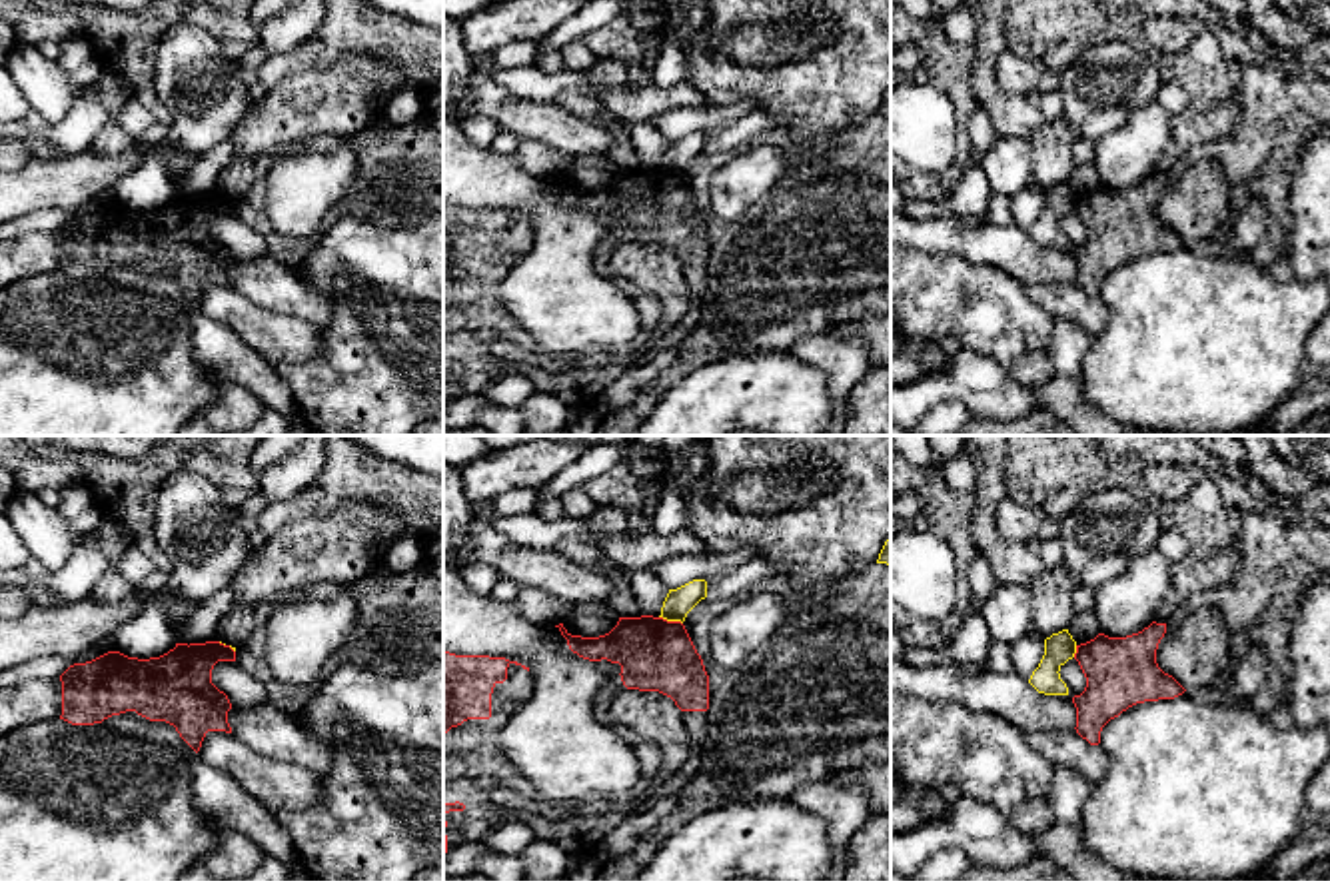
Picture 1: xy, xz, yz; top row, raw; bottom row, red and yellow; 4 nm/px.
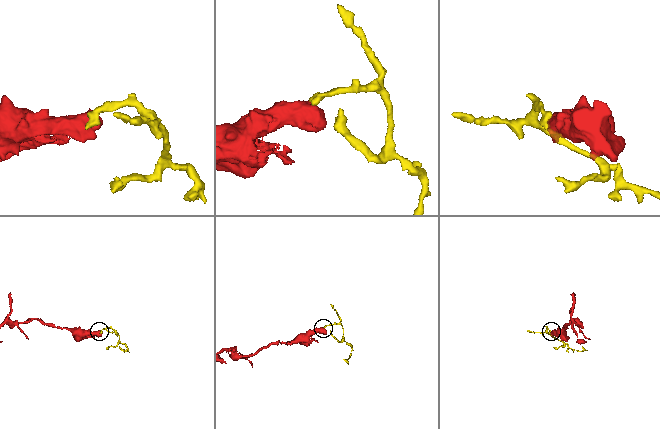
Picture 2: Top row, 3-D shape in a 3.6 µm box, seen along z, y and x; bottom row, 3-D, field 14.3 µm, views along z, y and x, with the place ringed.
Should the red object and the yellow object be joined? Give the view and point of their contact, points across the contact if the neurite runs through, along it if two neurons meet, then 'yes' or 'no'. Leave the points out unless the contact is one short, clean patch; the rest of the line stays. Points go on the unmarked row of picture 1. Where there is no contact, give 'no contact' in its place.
xz (671, 174) | no

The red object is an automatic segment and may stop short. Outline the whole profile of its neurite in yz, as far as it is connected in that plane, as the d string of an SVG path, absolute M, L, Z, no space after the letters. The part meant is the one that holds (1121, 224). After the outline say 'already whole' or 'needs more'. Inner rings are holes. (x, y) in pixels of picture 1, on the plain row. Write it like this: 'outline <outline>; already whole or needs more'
outline M1152 174L1138 186L1094 192L1076 198L1086 240L1072 250L1076 260L1076 286L1090 298L1100 296L1102 280L1136 256L1174 252L1186 242L1156 216L1156 202L1166 176Z; already whole

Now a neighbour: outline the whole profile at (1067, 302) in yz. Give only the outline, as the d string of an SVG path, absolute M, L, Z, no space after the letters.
M1076 282L1072 284L1024 284L1030 302L1054 320L1080 326L1090 338L1106 330L1108 310L1102 298L1090 298Z

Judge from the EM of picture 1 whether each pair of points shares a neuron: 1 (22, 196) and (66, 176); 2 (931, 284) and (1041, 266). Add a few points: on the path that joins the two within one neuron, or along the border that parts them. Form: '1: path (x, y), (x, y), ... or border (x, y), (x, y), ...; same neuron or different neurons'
1: path (32, 188), (56, 182); same neuron
2: border (963, 256), (973, 262), (995, 264), (1023, 284); different neurons

